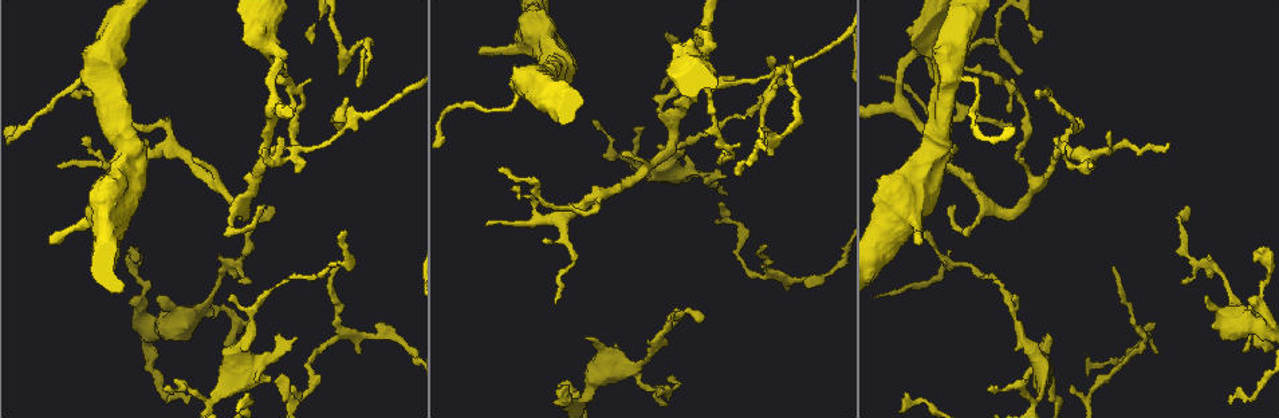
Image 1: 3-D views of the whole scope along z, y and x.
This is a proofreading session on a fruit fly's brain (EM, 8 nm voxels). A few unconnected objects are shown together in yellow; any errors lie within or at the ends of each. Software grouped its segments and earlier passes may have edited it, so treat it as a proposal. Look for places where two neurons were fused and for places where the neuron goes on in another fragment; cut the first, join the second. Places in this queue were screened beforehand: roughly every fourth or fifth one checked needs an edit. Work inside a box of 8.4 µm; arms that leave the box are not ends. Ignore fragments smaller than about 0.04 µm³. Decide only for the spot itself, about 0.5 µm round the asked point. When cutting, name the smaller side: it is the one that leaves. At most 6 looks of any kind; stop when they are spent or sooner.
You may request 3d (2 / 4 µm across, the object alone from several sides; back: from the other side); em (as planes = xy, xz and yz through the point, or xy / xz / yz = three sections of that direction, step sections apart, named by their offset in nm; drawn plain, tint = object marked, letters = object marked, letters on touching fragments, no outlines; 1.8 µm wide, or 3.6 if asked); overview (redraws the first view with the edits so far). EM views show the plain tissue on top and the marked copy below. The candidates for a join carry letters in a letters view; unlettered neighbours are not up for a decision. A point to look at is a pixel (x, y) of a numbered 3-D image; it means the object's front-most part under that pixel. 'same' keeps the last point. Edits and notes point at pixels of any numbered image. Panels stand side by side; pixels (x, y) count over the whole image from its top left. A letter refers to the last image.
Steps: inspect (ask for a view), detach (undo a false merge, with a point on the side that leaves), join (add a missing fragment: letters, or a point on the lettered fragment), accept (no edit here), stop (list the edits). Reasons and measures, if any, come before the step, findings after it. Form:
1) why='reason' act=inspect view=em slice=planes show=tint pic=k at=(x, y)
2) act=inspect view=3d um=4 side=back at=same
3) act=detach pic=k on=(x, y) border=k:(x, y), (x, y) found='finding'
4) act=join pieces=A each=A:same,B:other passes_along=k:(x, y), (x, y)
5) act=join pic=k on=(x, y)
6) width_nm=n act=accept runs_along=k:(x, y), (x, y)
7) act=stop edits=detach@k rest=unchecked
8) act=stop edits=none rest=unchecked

why='three arms meet' act=inspect view=em slice=planes show=letters pic=1 at=(266, 153)

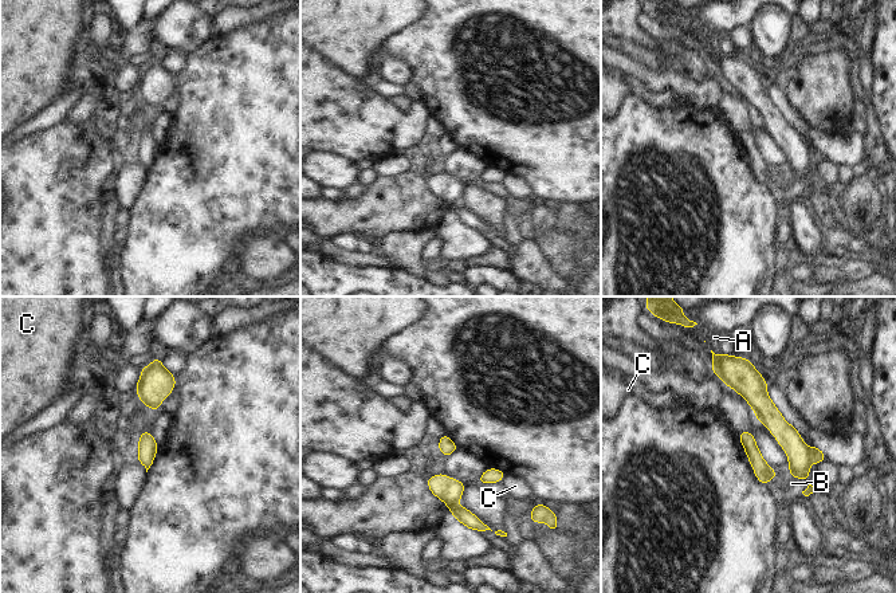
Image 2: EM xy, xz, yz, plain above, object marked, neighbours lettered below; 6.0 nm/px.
width_nm=100 act=detach pic=2 on=(797, 452) each=A:other,B:other,C:other part_leaving=2:(720, 373), (761, 403), (805, 475) found='two neurons meet here'

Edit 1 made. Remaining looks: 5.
act=inspect view=em slice=planes show=letters pic=1 at=(478, 53)

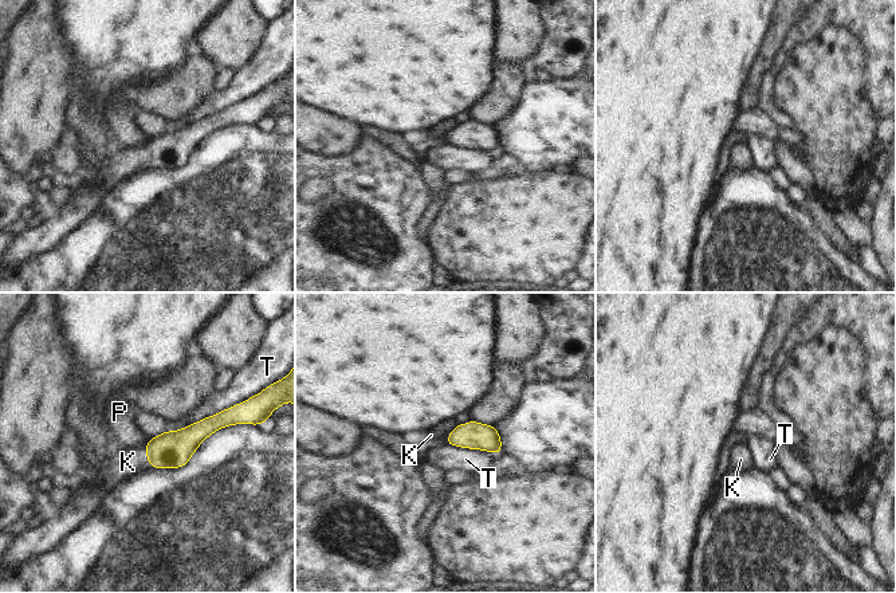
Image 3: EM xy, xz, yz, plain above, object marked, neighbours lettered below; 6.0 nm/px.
act=join pieces=K each=K:same,P:other,T:other passes_along=3:(171, 450), (146, 456), (128, 462) found='it goes on there'

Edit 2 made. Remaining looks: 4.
act=stop edits=detach@2,join@3 rest=unchecked

